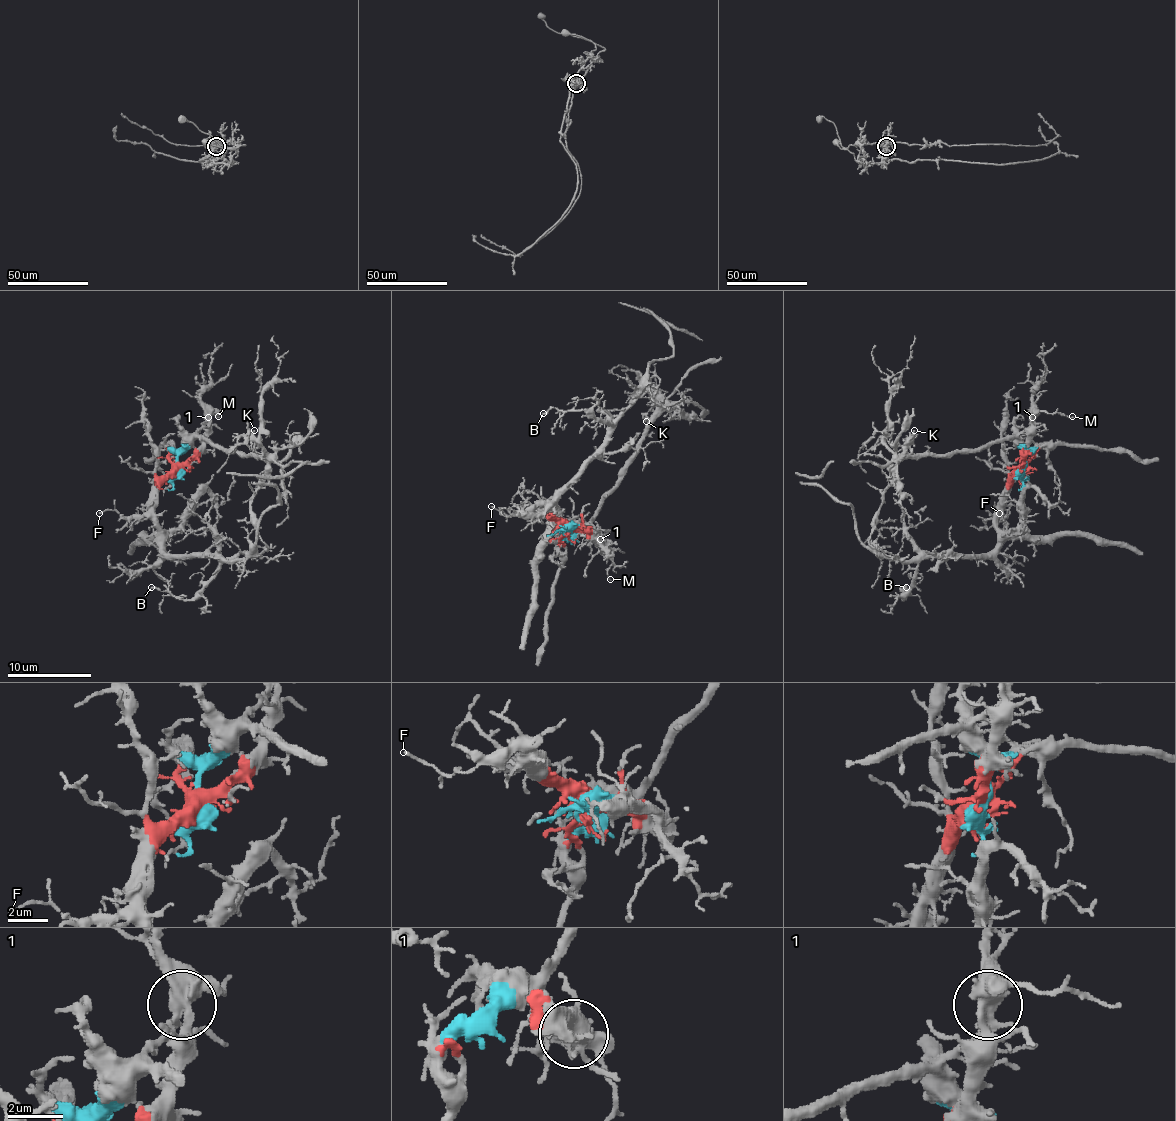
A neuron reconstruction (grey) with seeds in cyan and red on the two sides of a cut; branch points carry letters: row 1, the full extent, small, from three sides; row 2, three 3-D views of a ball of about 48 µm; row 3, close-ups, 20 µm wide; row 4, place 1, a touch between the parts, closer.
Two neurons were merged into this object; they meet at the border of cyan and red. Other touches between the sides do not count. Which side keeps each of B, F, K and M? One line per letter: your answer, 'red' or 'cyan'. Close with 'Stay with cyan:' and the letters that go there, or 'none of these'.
B: red
F: red
K: cyan
M: cyan
Stay with cyan: K, M

